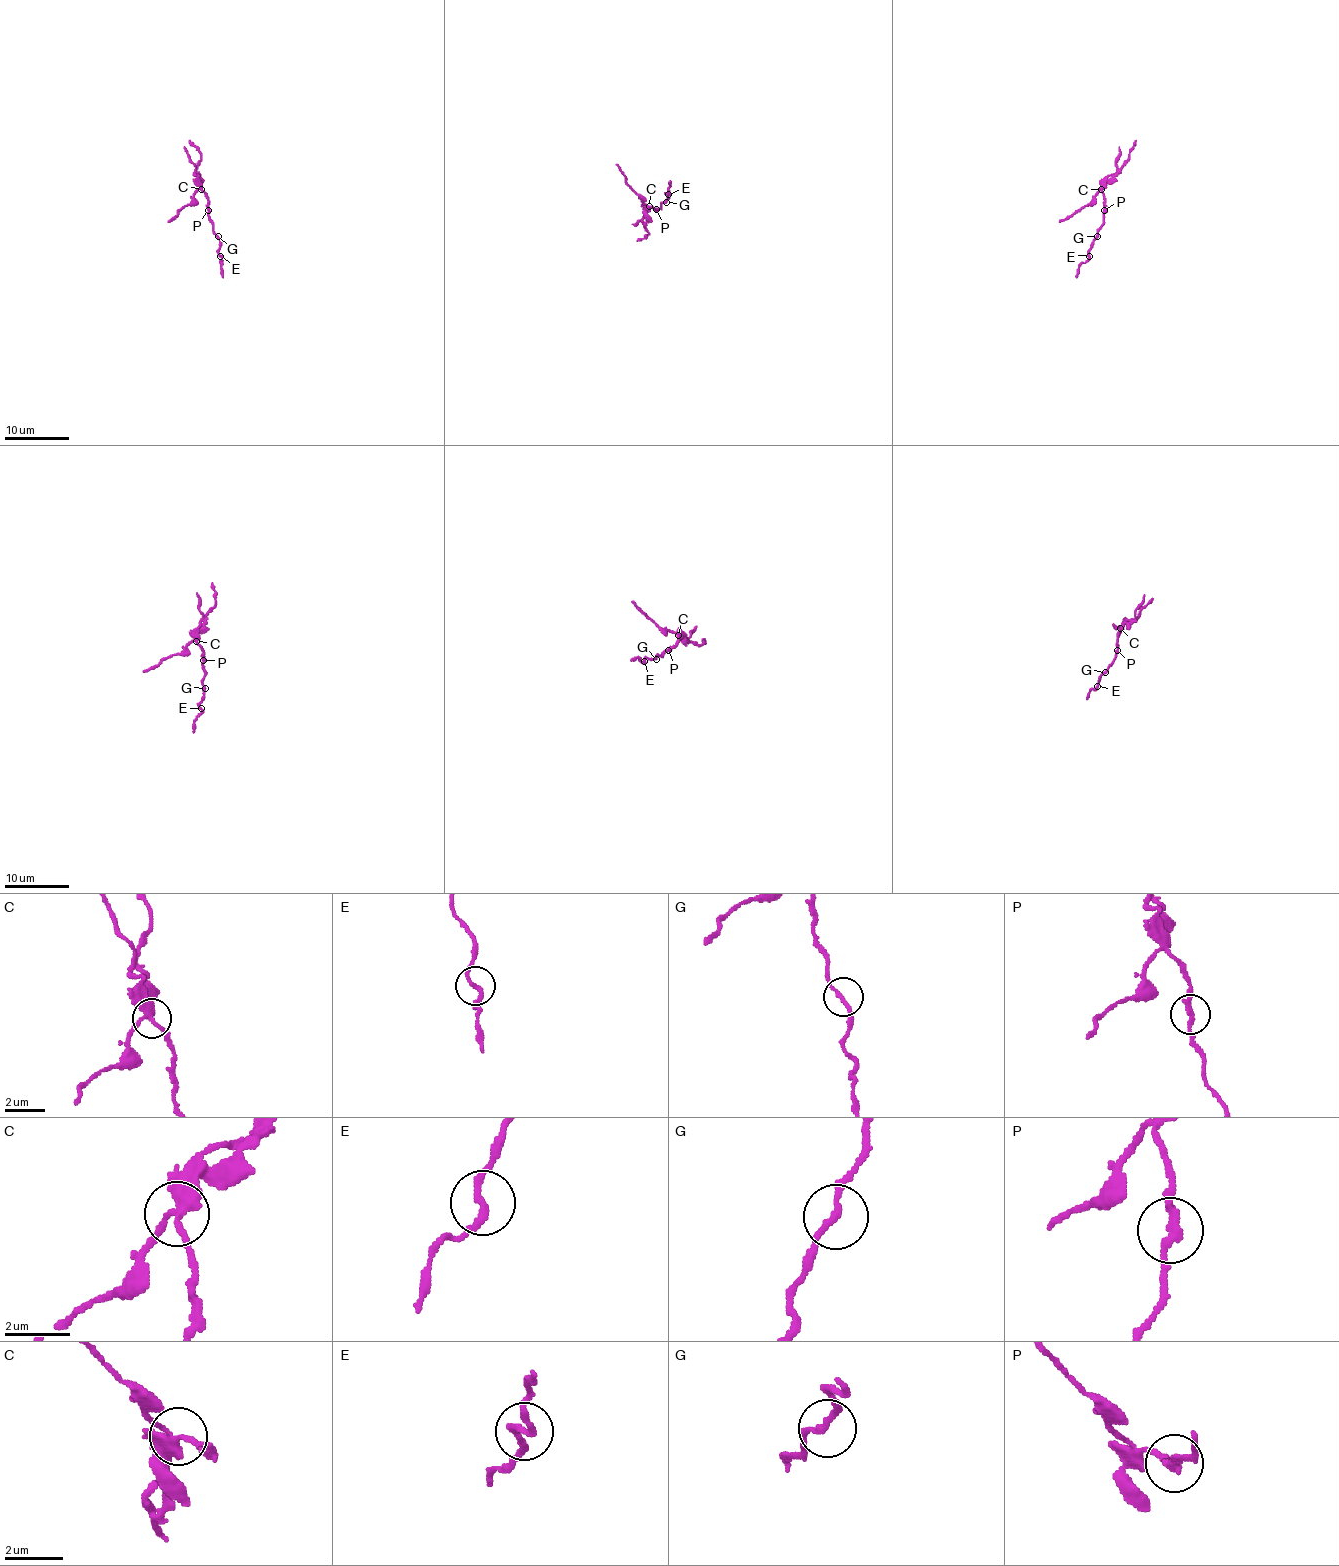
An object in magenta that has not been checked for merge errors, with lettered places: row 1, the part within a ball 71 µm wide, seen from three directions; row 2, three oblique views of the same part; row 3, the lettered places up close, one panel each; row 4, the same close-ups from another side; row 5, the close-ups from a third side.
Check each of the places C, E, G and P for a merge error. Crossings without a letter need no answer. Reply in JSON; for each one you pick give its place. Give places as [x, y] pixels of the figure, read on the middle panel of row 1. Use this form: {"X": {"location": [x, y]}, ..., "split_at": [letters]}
{"C": {"location": [649, 206]}, "split_at": ["C"]}

